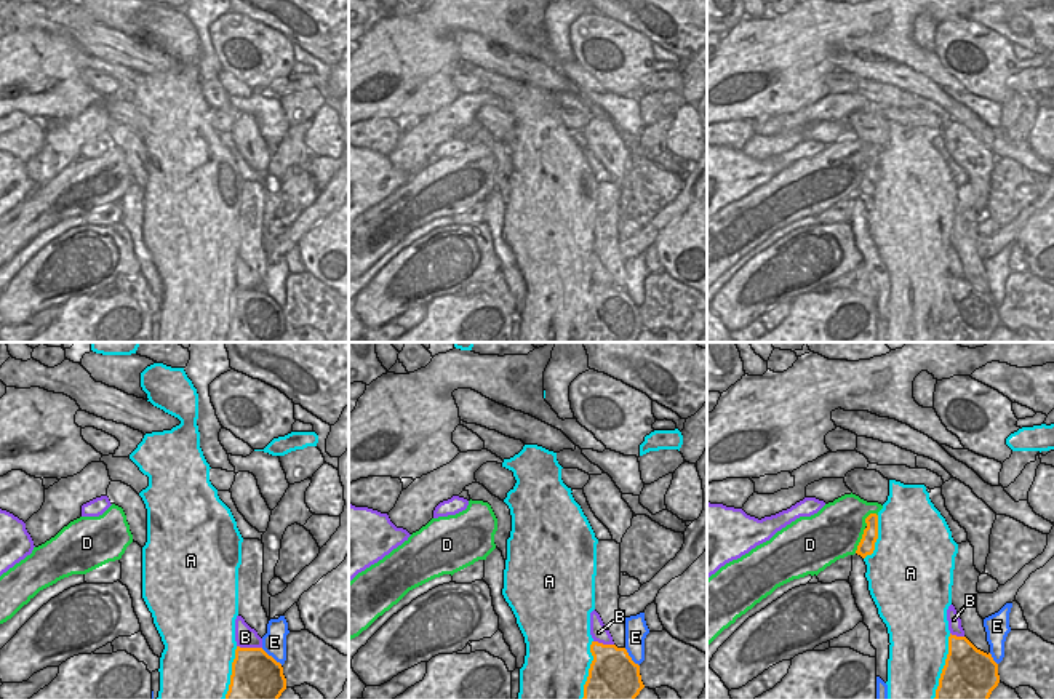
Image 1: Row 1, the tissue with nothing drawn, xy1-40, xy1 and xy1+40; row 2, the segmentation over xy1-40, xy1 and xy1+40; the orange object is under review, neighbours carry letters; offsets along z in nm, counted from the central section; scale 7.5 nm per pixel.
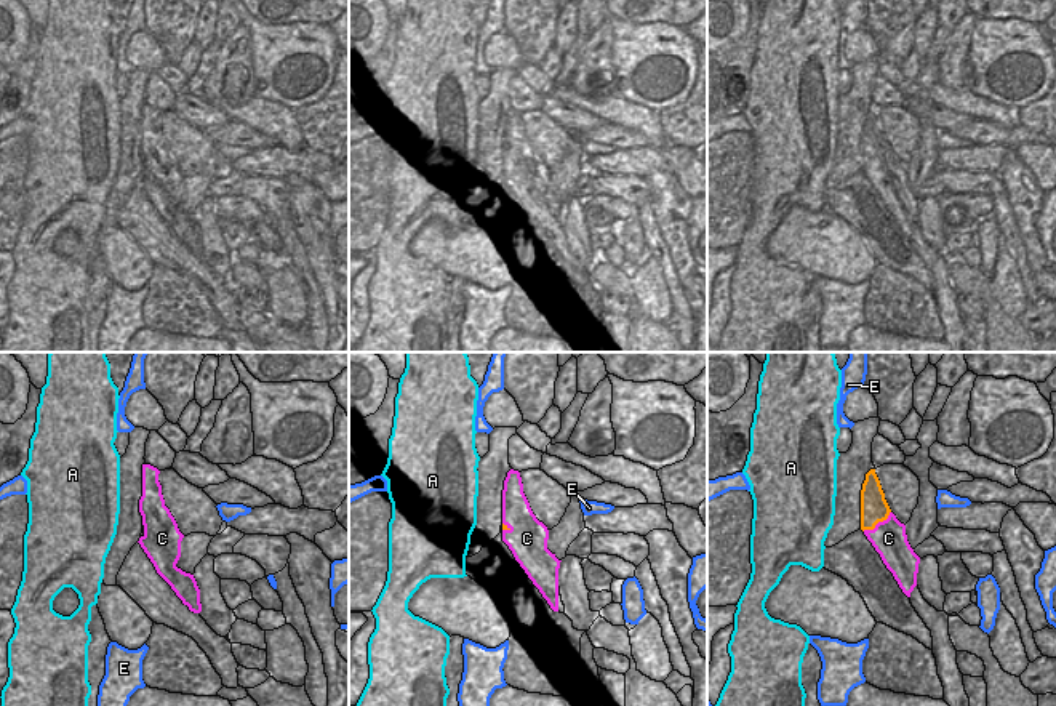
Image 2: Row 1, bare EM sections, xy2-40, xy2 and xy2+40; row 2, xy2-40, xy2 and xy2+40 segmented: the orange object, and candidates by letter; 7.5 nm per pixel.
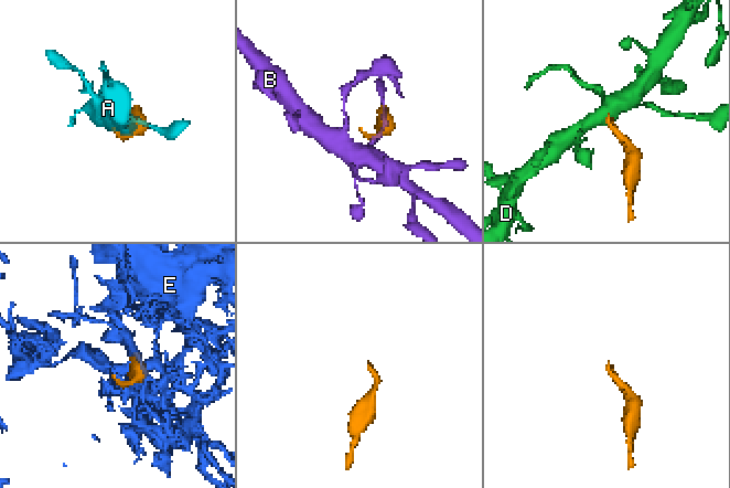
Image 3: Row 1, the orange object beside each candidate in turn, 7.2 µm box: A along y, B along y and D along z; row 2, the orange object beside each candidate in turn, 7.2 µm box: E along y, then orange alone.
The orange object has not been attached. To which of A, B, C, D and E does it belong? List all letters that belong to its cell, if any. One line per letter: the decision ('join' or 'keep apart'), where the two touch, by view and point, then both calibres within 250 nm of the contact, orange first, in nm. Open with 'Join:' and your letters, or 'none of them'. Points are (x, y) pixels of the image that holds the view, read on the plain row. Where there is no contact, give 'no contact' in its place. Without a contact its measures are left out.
Join: none of them
A: keep apart; contact xy1+40 (944, 309); calibres 420 and 440 nm
B: keep apart; contact xy1-40 (250, 290); calibres 400 and 160 nm
C: keep apart; contact xy2+40 (877, 164); calibres 220 and 260 nm
D: keep apart; contact xy1+40 (861, 183); calibres 120 and 400 nm
E: keep apart; contact xy1-40 (271, 298); calibres 400 and 190 nm

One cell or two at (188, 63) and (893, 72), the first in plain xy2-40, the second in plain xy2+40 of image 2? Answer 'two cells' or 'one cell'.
two cells

